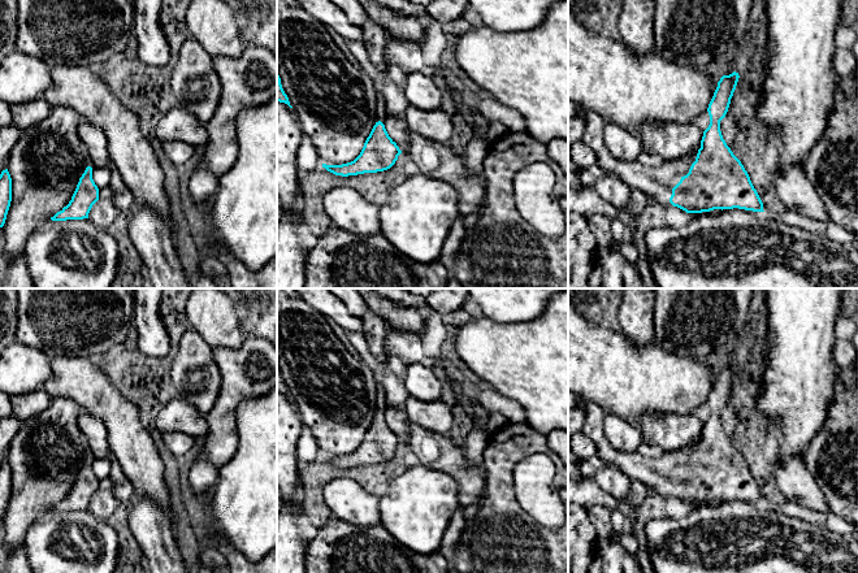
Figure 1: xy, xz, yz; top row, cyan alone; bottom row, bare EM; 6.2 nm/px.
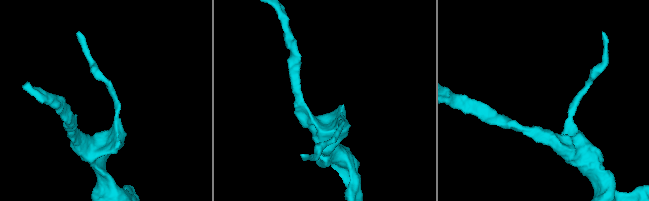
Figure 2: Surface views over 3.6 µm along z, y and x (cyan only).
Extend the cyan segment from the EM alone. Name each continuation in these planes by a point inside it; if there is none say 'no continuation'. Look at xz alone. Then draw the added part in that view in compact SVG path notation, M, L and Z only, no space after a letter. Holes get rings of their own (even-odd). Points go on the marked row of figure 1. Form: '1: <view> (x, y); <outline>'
1: xz (381, 114); M377 91L377 109L376 109L376 122L381 121L385 125L387 113L386 113L386 99L381 91ZM373 125L373 126L374 126Z

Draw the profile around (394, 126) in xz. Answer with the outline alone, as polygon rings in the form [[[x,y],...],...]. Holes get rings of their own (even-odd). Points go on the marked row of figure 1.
[[[387,116],[385,121],[385,129],[393,142],[396,143],[402,153],[406,155],[411,143],[408,138],[408,131],[403,127],[402,121],[395,117]]]

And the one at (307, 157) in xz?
[[[307,135],[303,136],[296,151],[296,166],[300,170],[315,170],[322,166],[318,152]]]

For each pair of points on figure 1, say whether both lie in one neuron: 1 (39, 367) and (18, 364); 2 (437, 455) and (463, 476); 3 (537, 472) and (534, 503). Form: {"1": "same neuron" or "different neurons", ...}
{"1": "same neuron", "2": "same neuron", "3": "same neuron"}

